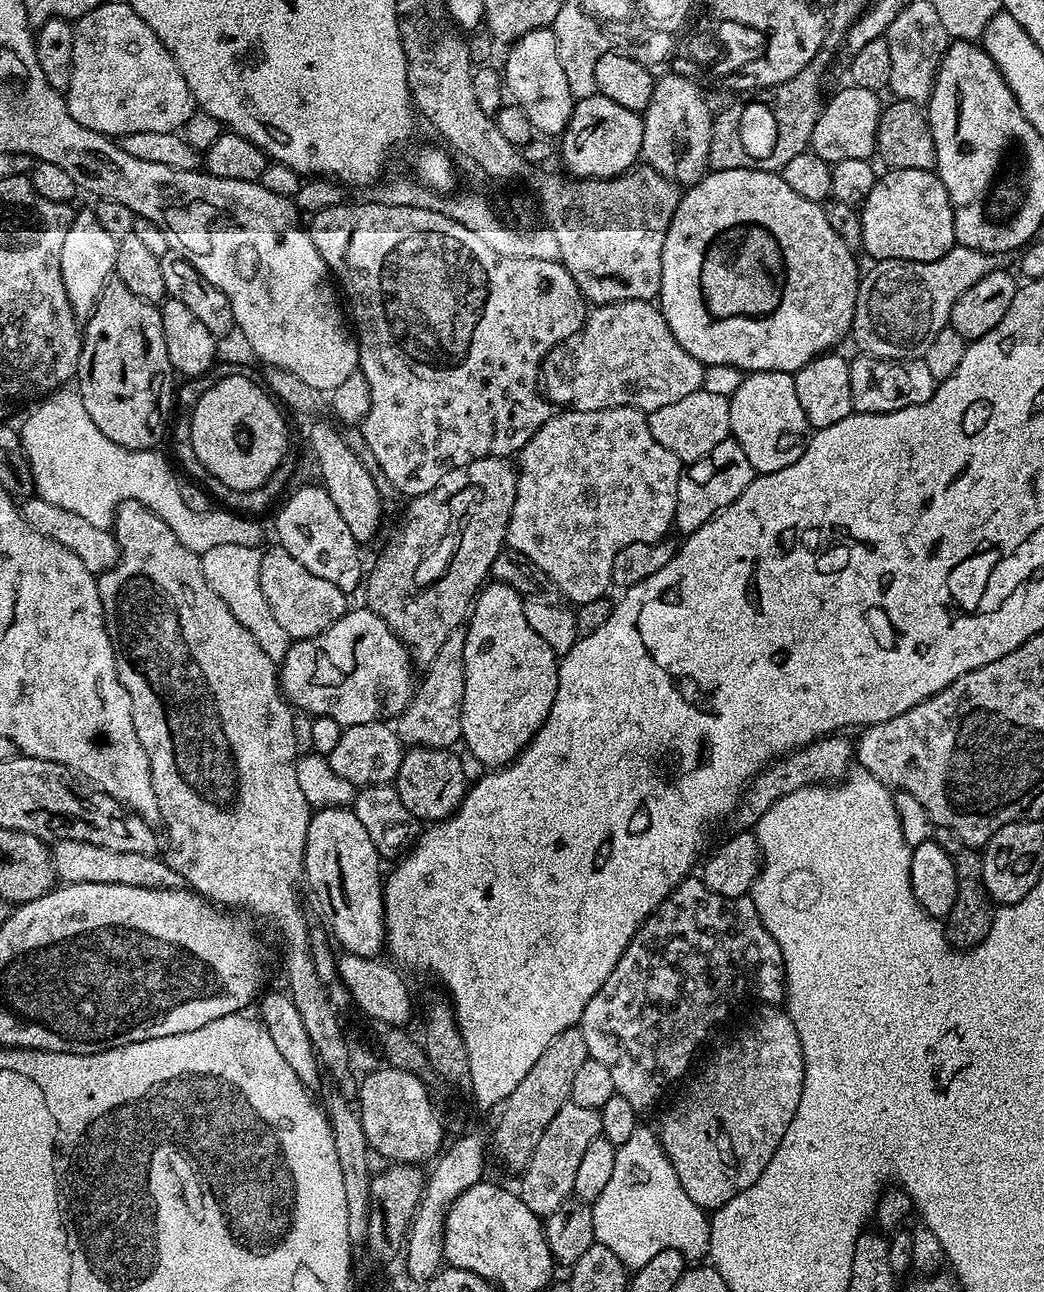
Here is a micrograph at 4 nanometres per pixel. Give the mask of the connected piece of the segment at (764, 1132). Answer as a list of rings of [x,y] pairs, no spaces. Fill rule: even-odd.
[[[764,1006],[761,1009],[761,1012],[754,1013],[737,1030],[732,1044],[724,1044],[717,1050],[716,1064],[710,1065],[705,1072],[698,1073],[693,1078],[692,1085],[688,1088],[688,1096],[682,1097],[660,1120],[658,1139],[664,1148],[664,1153],[668,1155],[668,1160],[674,1166],[674,1174],[678,1174],[678,1182],[682,1182],[682,1190],[686,1190],[686,1194],[690,1194],[692,1201],[699,1208],[705,1210],[721,1208],[723,1204],[730,1202],[730,1198],[742,1194],[742,1190],[749,1188],[760,1177],[762,1170],[766,1170],[770,1158],[774,1158],[774,1150],[778,1150],[778,1142],[782,1142],[782,1134],[786,1134],[786,1126],[790,1126],[790,1122],[798,1110],[798,1102],[802,1098],[802,1090],[804,1089],[804,1055],[802,1054],[802,1042],[798,1038],[798,1030],[788,1016],[787,1011],[781,1010],[776,1006]]]

